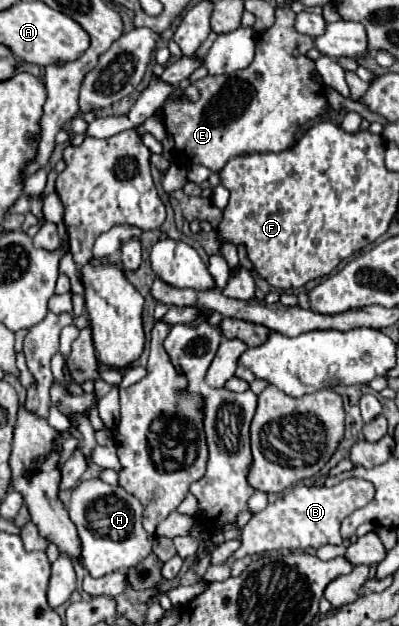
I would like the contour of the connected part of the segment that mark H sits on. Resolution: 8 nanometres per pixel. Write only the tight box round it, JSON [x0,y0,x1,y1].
[69,478,153,578]

